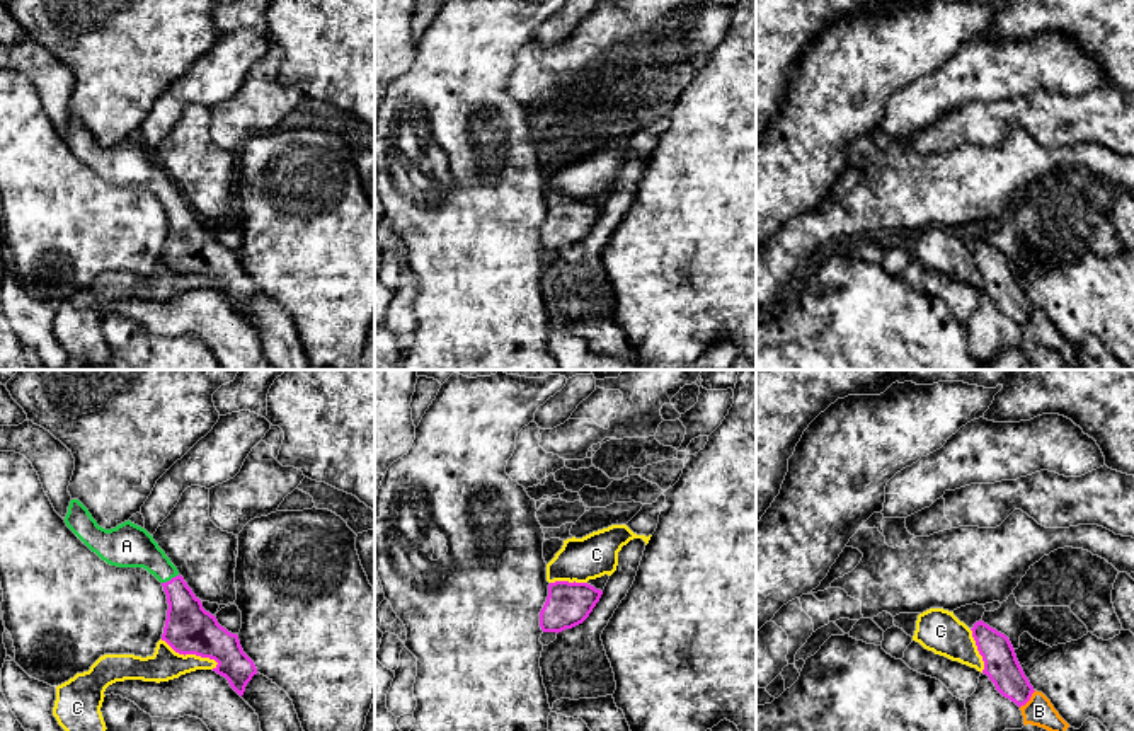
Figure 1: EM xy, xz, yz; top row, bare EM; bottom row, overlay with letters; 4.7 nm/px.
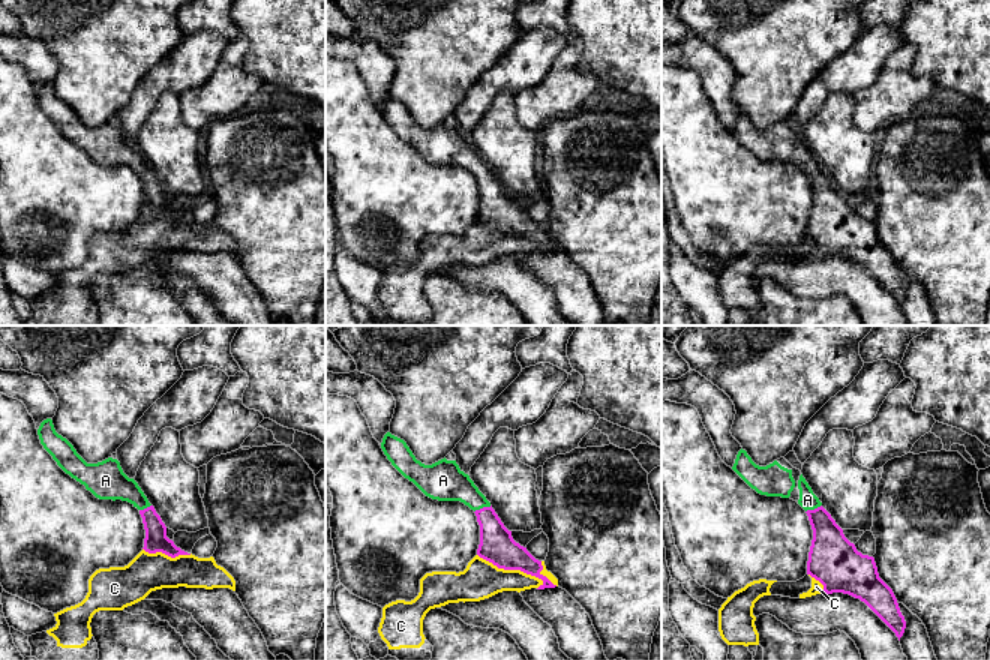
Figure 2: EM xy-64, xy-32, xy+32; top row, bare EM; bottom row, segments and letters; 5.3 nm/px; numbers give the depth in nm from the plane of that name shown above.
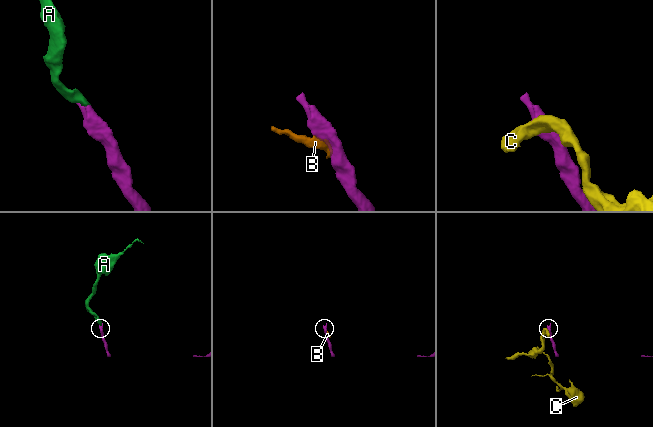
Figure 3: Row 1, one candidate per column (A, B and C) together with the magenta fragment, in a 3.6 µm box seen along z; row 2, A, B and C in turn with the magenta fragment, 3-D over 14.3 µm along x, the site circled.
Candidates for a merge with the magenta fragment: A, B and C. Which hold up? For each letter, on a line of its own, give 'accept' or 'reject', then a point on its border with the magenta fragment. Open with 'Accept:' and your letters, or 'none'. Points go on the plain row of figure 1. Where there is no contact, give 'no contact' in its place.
Accept: A
A: accept | xy (172, 196)
B: reject | yz (1029, 317)
C: reject | xy (189, 271)

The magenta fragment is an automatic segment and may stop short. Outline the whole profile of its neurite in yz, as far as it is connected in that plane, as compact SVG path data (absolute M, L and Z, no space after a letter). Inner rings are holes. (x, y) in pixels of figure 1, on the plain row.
M982 239L976 240L971 249L984 279L982 291L1003 315L1018 325L1025 324L1035 308L1020 285L1010 257Z

